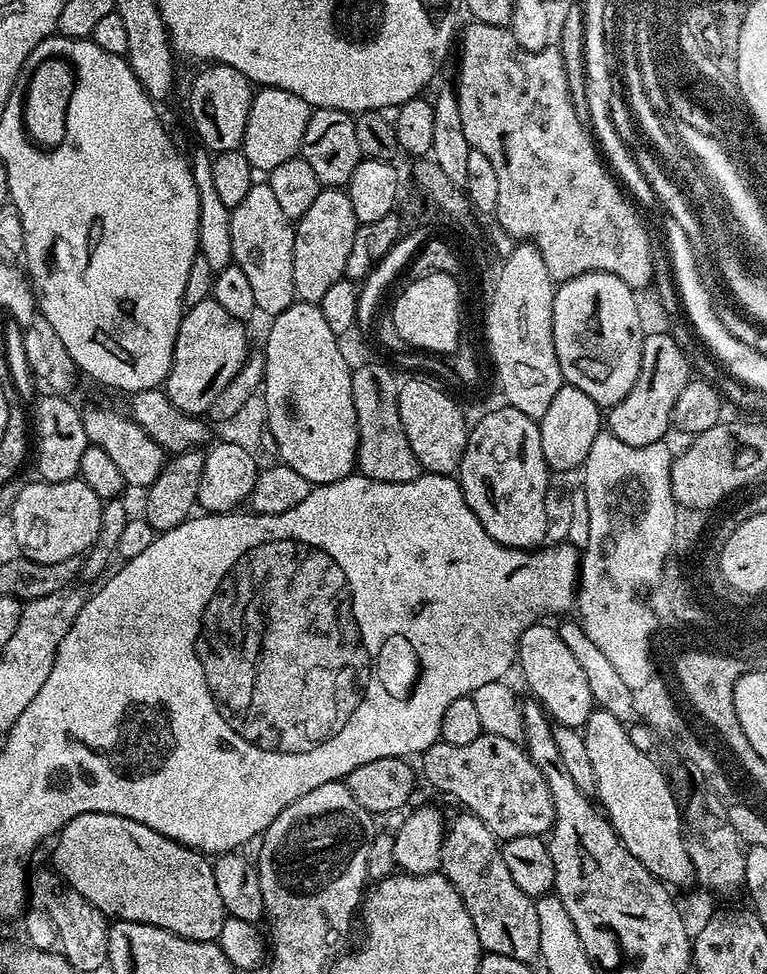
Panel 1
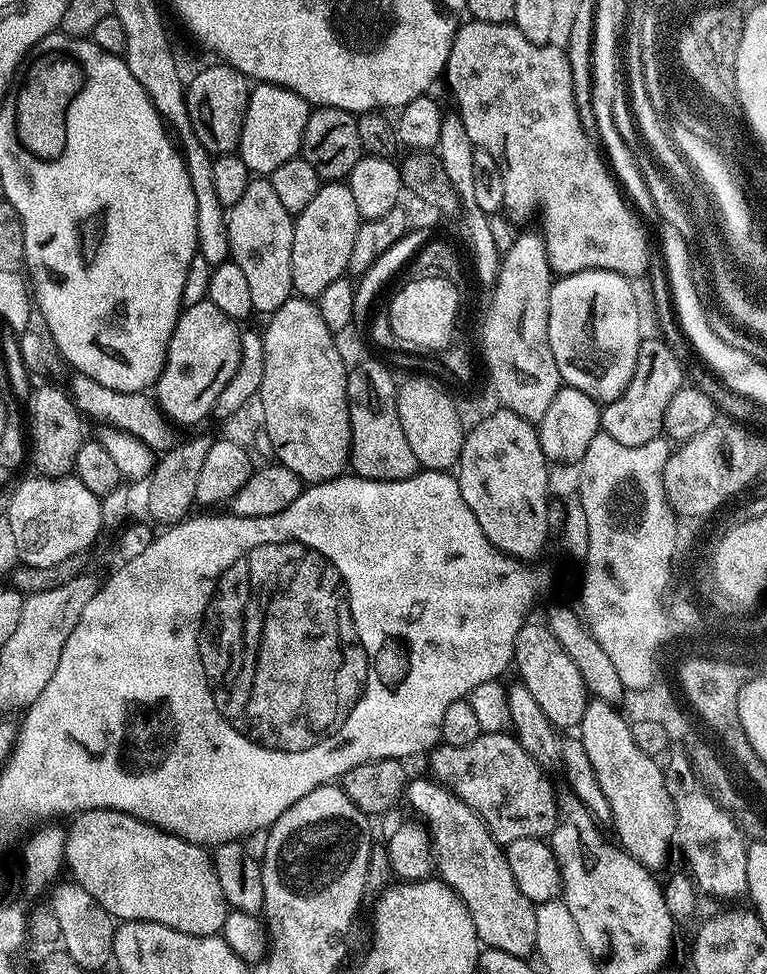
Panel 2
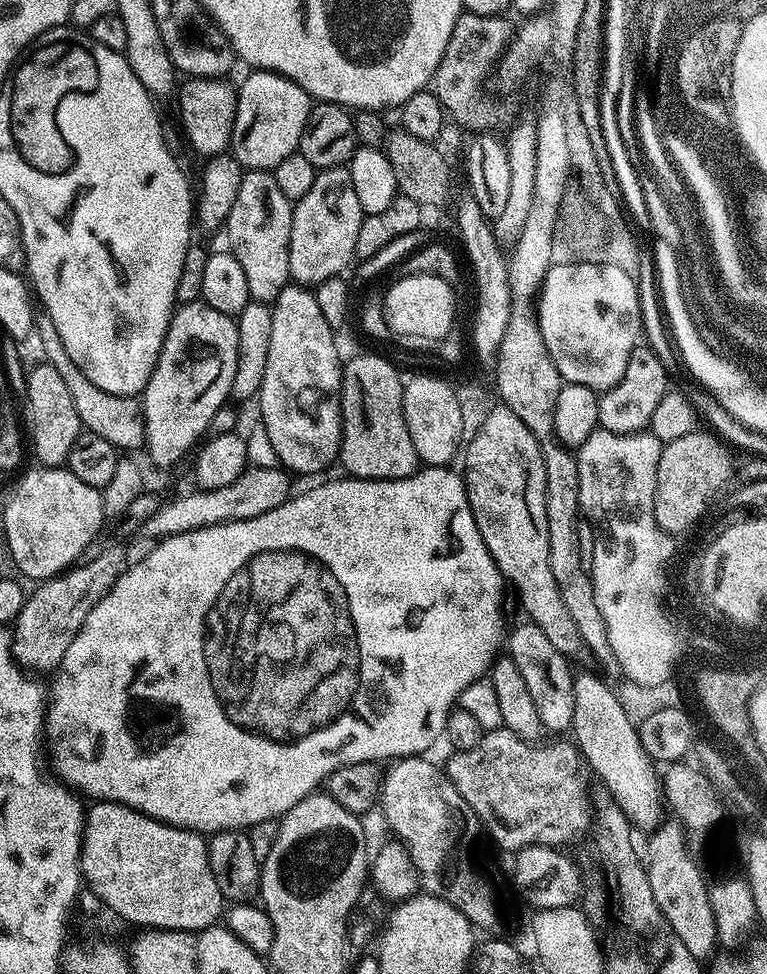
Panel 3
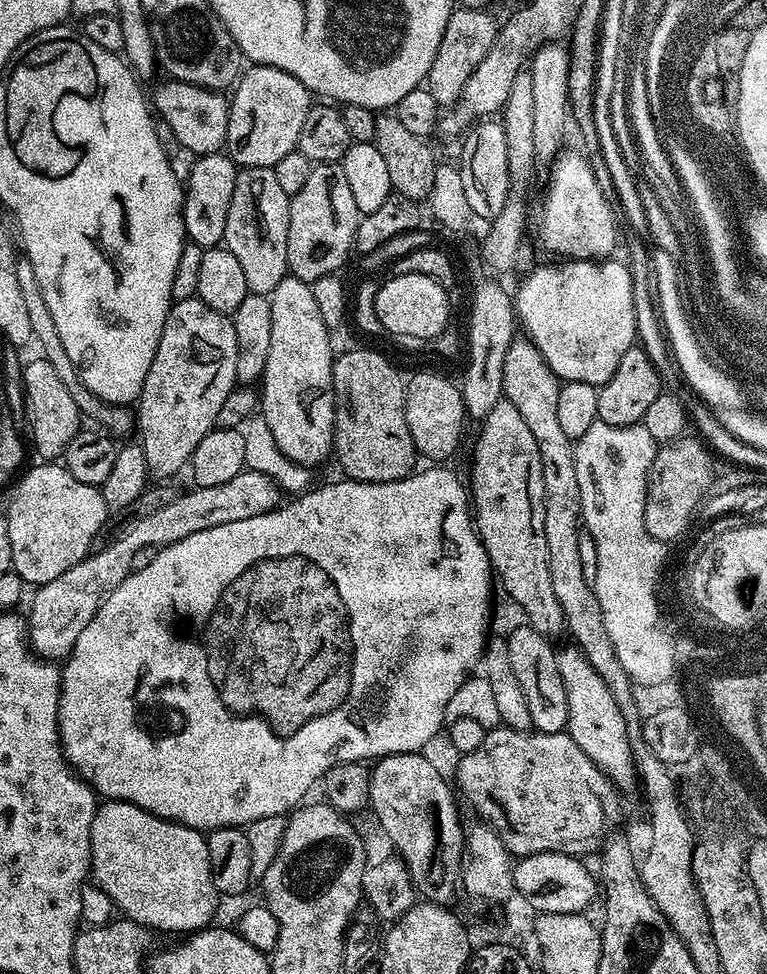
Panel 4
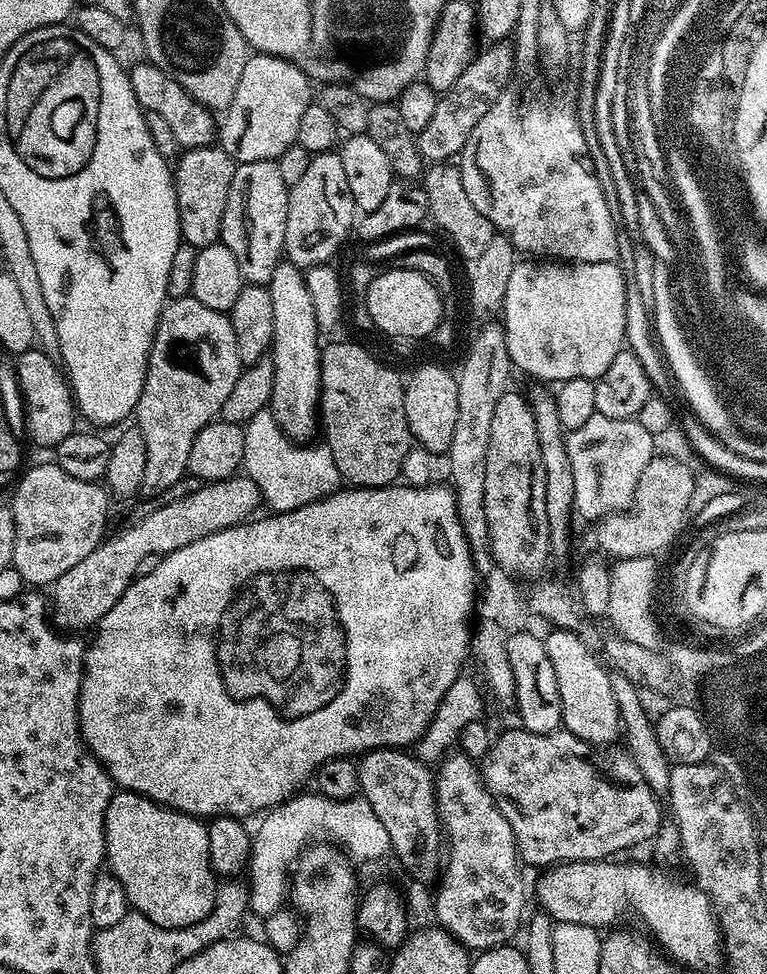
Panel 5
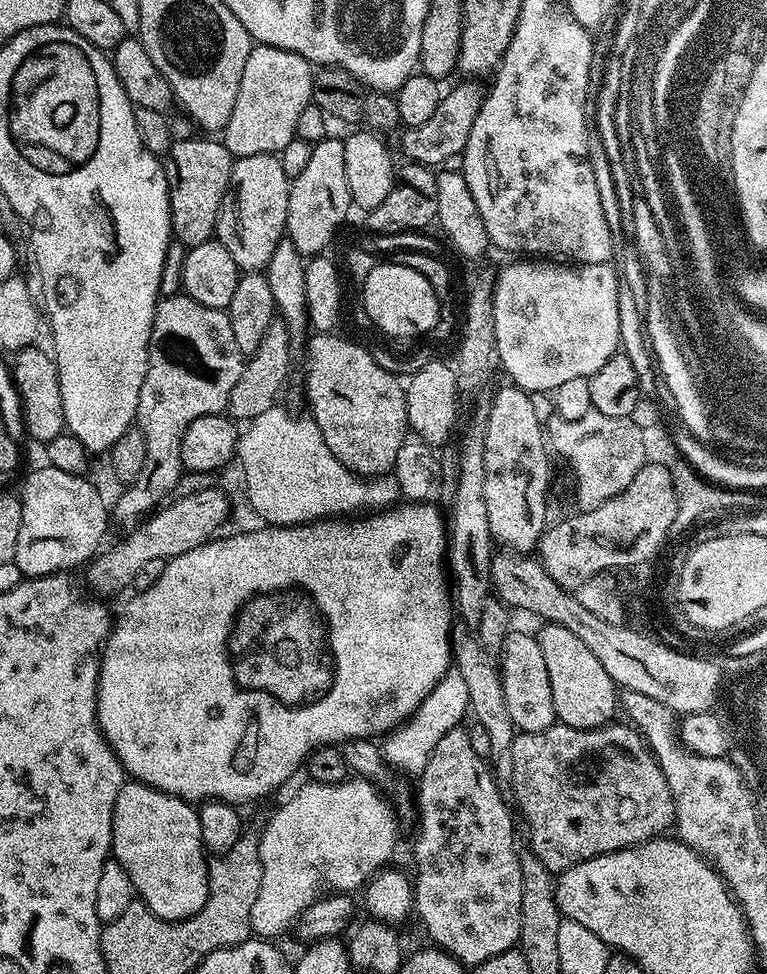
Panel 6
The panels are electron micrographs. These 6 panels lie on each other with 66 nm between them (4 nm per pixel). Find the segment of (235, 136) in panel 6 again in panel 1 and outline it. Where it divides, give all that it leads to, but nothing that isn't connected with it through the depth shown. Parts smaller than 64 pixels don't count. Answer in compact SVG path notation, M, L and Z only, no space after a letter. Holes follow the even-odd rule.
M261 87L252 97L250 118L246 118L246 134L242 151L250 166L257 173L267 174L274 166L282 166L294 158L302 146L302 134L306 134L306 122L313 109L302 99L281 88Z

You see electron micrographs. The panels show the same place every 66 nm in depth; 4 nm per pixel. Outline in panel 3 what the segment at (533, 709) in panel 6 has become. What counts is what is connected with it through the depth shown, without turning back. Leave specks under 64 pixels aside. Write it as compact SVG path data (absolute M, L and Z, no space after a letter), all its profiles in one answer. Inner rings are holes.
M523 622L516 629L509 631L506 636L506 652L518 666L522 679L530 690L530 698L534 698L534 706L542 717L542 726L549 732L567 733L574 718L574 671L573 665L553 644L530 622Z

